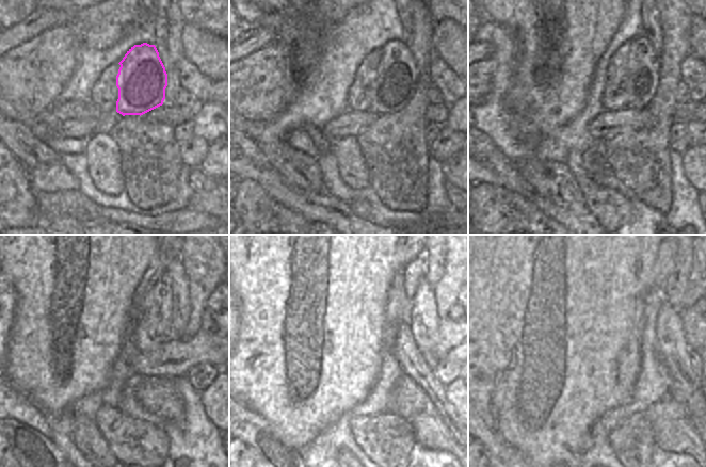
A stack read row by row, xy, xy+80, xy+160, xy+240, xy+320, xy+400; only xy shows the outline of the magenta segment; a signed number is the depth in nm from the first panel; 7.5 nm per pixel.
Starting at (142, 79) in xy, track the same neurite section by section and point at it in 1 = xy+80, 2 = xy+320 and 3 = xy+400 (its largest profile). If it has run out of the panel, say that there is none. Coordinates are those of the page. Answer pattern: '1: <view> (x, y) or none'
1: xy+80 (397, 75)
2: xy+320 (415, 272)
3: xy+400 (664, 262)

